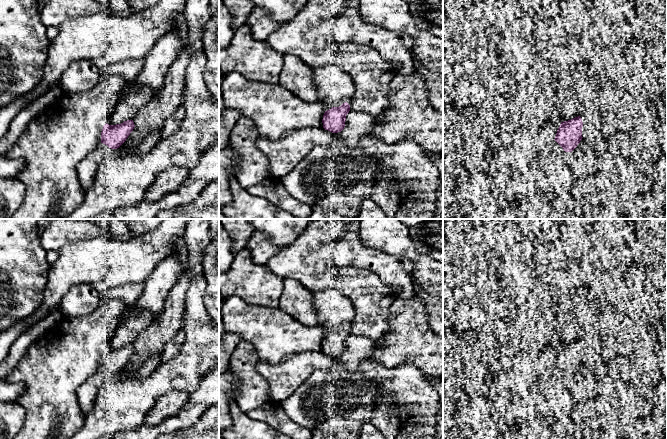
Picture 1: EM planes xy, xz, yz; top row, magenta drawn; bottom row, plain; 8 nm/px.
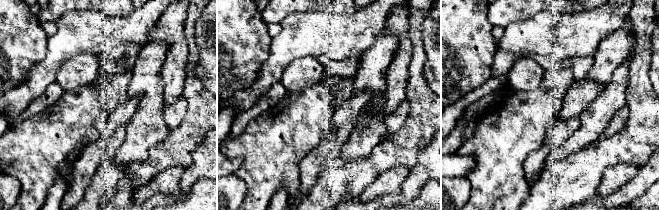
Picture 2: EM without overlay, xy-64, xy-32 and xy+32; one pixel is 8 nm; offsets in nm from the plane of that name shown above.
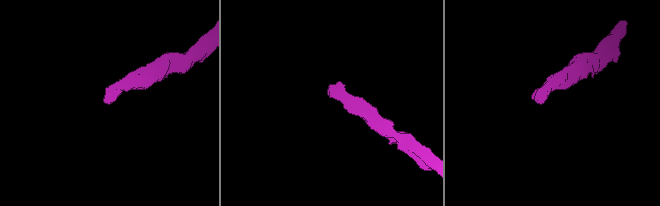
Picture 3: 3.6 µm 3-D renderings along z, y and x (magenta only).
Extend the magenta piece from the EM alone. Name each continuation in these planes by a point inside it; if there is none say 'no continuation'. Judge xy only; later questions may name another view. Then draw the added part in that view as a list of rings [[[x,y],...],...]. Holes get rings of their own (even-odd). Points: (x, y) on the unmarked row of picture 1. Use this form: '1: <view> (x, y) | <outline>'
1: xy (87, 392) | [[[100,367],[78,387],[77,397],[84,417],[92,410],[101,387],[111,383],[115,378],[116,373],[111,373],[107,369]]]

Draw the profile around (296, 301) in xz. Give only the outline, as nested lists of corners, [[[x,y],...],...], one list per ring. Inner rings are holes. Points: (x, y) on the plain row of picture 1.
[[[283,279],[283,292],[279,299],[278,308],[307,327],[319,326],[320,324],[312,300],[312,291],[294,279]]]

